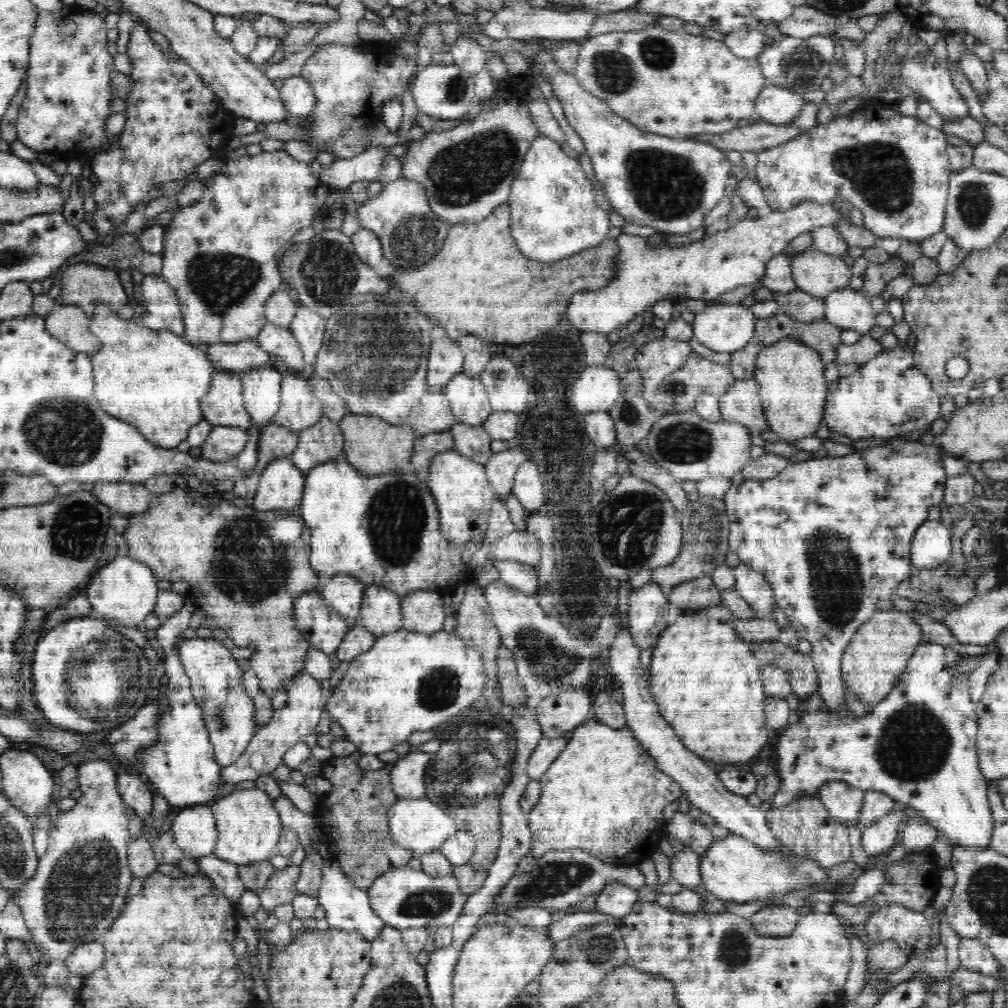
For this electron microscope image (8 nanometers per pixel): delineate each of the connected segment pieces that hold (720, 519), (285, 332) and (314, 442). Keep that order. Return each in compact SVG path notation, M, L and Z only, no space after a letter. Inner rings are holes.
M701 496L684 508L683 513L683 540L680 554L669 565L655 568L651 572L652 583L658 583L665 592L688 582L689 580L710 575L716 568L724 564L729 545L729 518L725 513L724 500L712 496Z
M267 322L256 341L265 352L271 354L272 359L284 362L289 369L302 371L306 366L298 341L288 327Z
M323 417L317 424L299 431L300 440L290 458L300 470L308 471L343 452L344 437L338 423Z

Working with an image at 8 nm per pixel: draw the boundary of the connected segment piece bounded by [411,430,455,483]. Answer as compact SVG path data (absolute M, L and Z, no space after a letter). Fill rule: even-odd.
M448 430L429 433L416 438L413 444L411 462L414 464L415 473L420 481L423 483L428 481L429 468L436 454L453 450L454 448L454 439Z

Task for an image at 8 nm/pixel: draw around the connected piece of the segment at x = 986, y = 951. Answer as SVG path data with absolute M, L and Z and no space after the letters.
M976 938L961 939L958 956L962 968L984 975L994 975L1002 965L993 952Z

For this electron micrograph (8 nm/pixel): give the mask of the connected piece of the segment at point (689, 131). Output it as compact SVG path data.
M655 24L637 31L616 31L599 34L595 37L585 38L581 41L581 51L574 70L575 77L579 80L582 88L590 94L596 95L603 100L608 106L622 118L636 125L641 131L654 133L670 138L690 139L694 135L711 135L722 134L731 131L733 128L740 126L742 123L749 121L750 115L754 112L756 96L760 95L760 90L768 85L767 80L760 71L758 57L740 58L726 47L724 41L706 38L704 36L689 34L684 29L679 31L670 31Z

